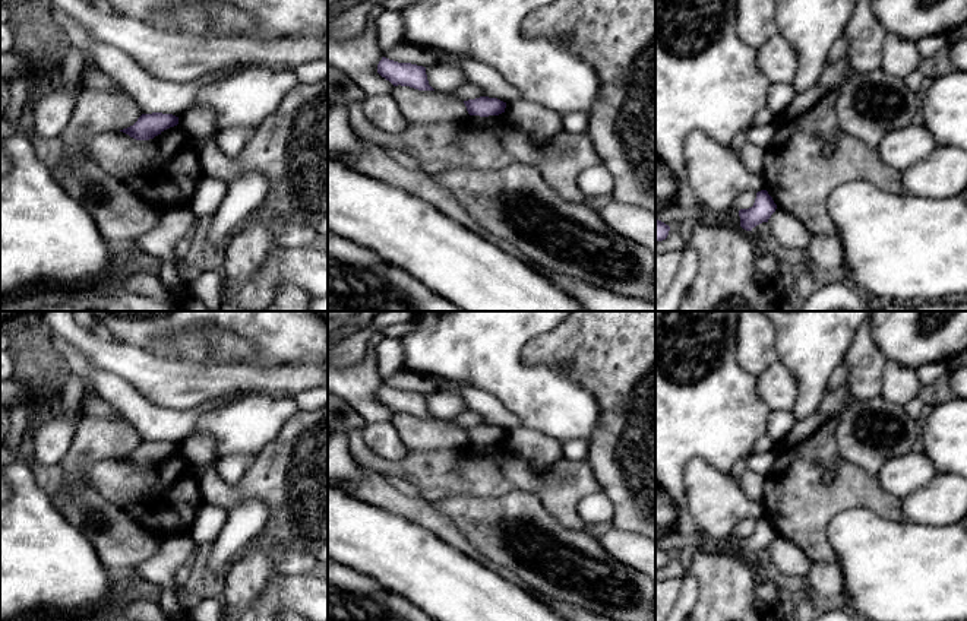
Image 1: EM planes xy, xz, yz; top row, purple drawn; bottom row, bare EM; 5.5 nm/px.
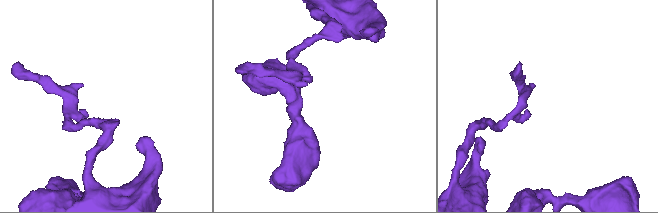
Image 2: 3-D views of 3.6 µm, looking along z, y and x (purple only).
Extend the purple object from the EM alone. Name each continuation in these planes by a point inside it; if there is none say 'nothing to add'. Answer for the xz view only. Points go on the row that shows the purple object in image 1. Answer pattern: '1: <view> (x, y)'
nothing to add

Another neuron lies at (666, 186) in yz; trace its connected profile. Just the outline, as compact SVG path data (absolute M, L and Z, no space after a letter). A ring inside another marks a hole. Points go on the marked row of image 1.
M655 159L655 203L666 209L671 207L676 196L676 178L671 171L658 159Z

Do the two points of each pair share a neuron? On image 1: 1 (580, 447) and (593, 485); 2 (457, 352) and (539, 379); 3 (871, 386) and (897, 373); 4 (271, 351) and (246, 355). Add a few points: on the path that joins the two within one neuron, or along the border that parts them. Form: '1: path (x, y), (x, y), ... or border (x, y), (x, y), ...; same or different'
1: border (563, 456), (572, 461), (585, 461); different
2: path (477, 352), (483, 352), (509, 379), (518, 379); same
3: border (888, 361), (882, 370), (882, 392), (879, 395); different
4: border (230, 332), (250, 344), (256, 351), (255, 363); different

